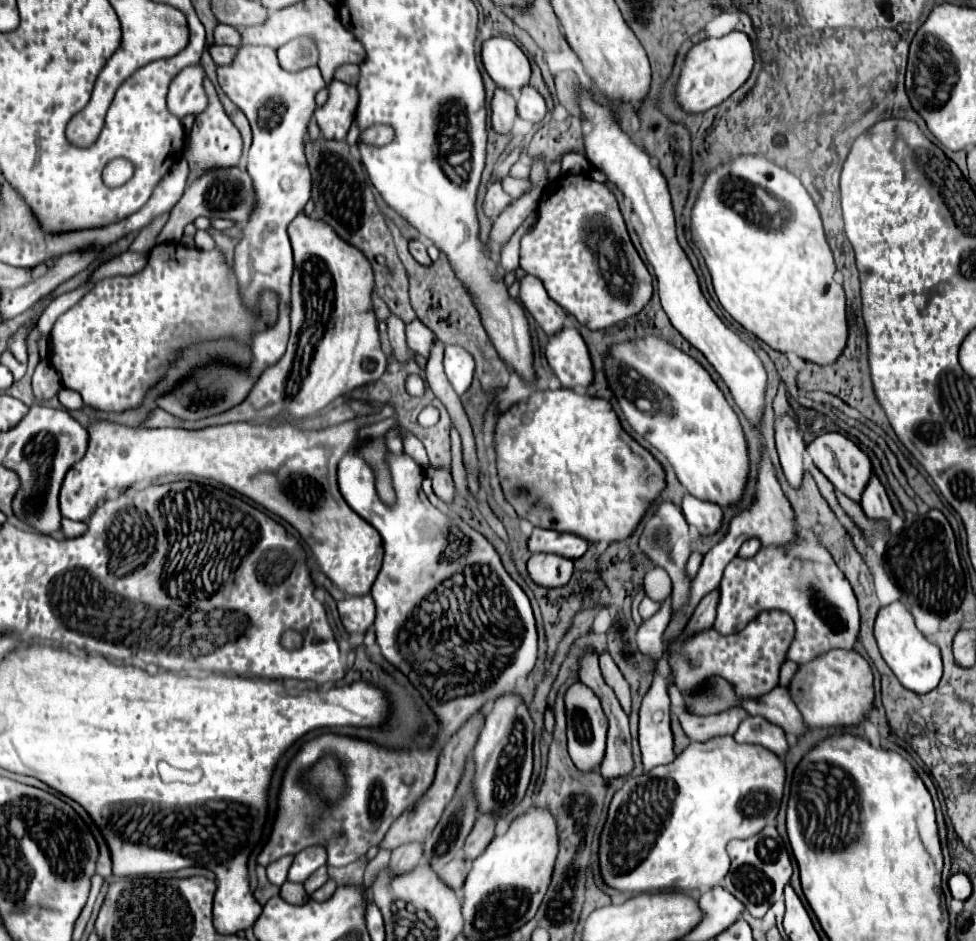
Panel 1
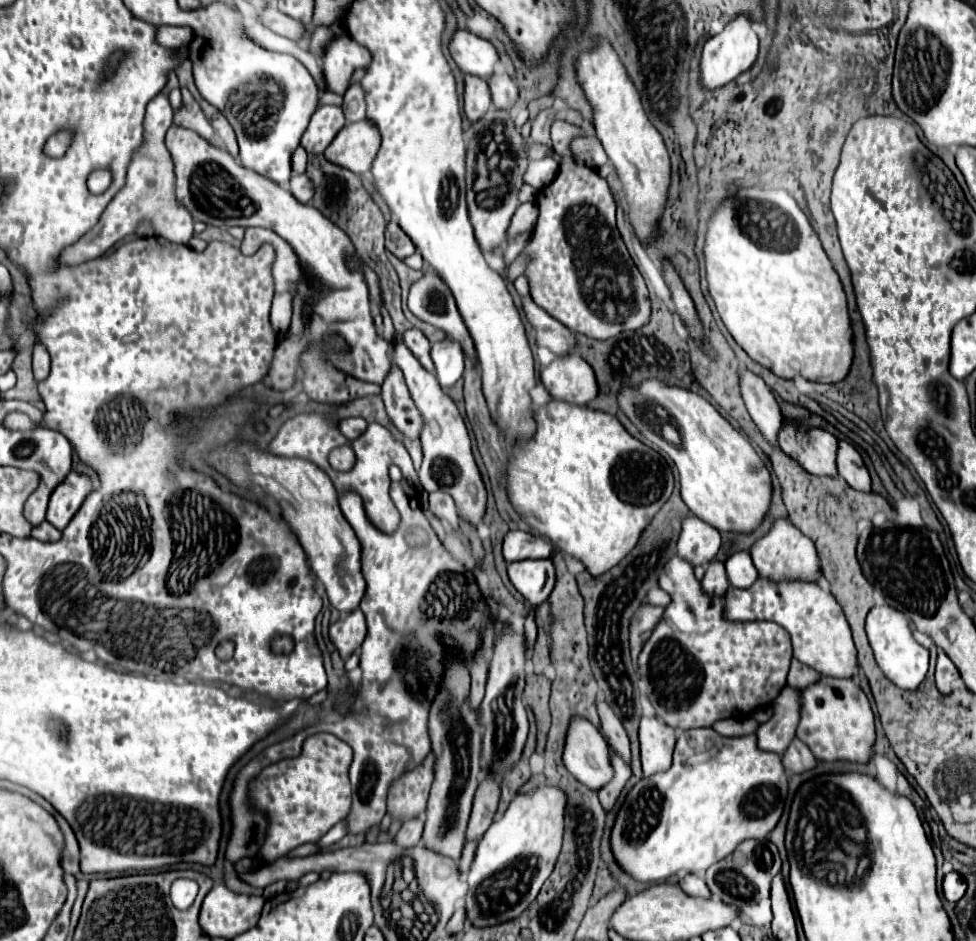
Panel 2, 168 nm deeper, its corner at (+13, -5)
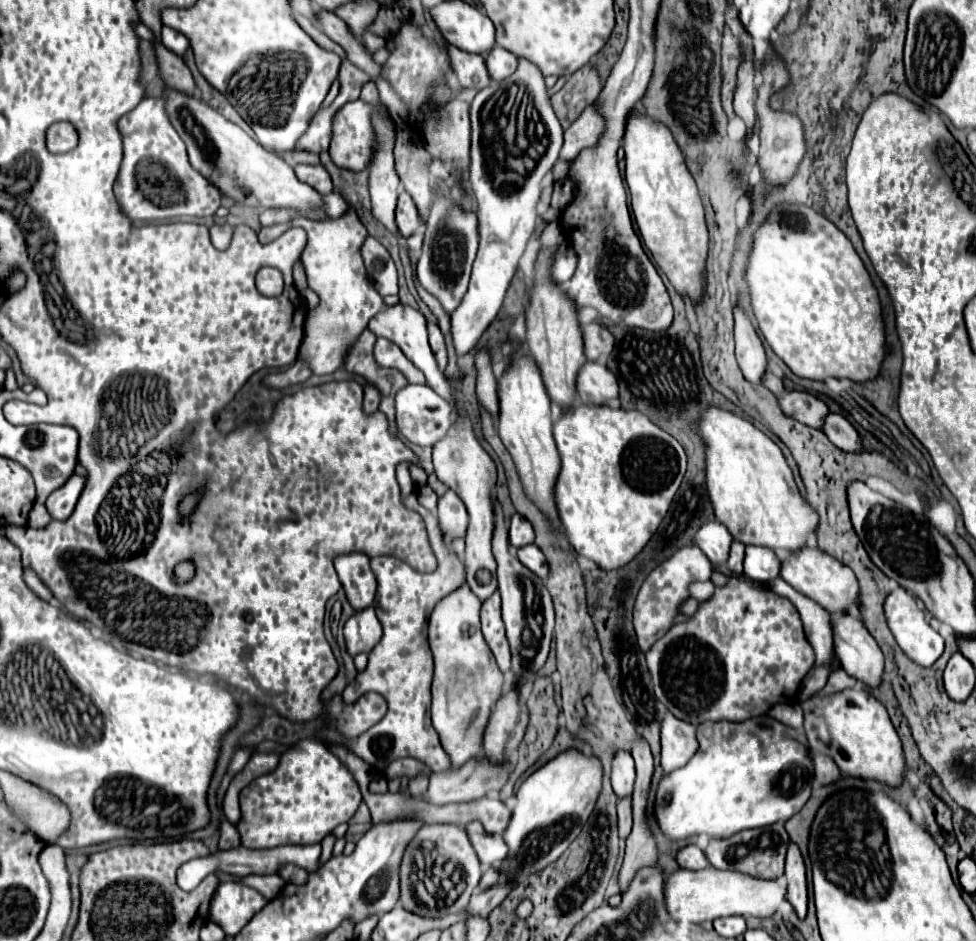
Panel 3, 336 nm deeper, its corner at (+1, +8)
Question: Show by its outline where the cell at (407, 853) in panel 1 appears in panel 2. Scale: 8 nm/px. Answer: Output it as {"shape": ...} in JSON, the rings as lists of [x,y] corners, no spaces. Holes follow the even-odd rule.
{"shape":[[[420,819],[406,821],[400,827],[400,831],[396,833],[394,845],[398,845],[398,847],[414,847],[414,845],[418,845],[420,837],[422,837],[422,827],[424,827],[424,823]]]}

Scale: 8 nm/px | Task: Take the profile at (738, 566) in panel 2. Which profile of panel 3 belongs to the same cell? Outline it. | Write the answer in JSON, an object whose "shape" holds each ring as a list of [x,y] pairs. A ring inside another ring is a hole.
{"shape":[[[746,546],[744,574],[756,582],[770,582],[780,574],[780,560],[770,548]]]}

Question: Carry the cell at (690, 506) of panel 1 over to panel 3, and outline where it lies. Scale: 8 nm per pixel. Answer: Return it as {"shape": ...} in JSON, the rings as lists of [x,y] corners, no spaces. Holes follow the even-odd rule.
{"shape":[[[714,520],[714,522],[706,522],[696,532],[696,544],[710,558],[712,564],[726,564],[732,536],[724,524]]]}

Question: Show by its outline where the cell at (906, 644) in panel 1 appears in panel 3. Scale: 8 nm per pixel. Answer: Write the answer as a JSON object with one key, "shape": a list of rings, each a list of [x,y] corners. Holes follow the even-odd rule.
{"shape":[[[898,586],[894,592],[888,594],[888,598],[884,602],[884,612],[886,612],[888,626],[898,642],[898,646],[904,650],[904,654],[908,658],[912,658],[920,666],[932,666],[942,656],[944,638],[926,622],[924,612],[916,606],[916,598],[912,594],[908,594],[904,588]]]}

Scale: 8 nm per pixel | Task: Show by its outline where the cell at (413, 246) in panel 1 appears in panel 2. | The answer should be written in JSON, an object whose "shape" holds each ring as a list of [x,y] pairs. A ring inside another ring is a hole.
{"shape":[[[390,221],[390,225],[386,227],[386,249],[398,259],[406,259],[416,251],[410,237],[394,221]]]}

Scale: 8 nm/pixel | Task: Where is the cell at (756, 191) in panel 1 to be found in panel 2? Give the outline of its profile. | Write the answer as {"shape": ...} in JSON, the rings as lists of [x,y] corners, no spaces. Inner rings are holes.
{"shape":[[[740,187],[732,197],[724,199],[714,213],[708,219],[706,237],[704,237],[704,263],[706,263],[706,281],[708,281],[708,293],[716,303],[716,311],[730,331],[730,335],[736,339],[736,343],[760,365],[774,371],[778,377],[792,379],[796,373],[800,373],[808,381],[816,383],[838,383],[846,377],[850,363],[852,363],[852,329],[850,329],[850,317],[846,307],[846,295],[842,289],[842,283],[838,279],[838,273],[832,269],[832,263],[828,255],[824,253],[818,235],[814,233],[808,217],[798,207],[792,195],[788,195],[784,189],[758,189],[758,187]]]}

